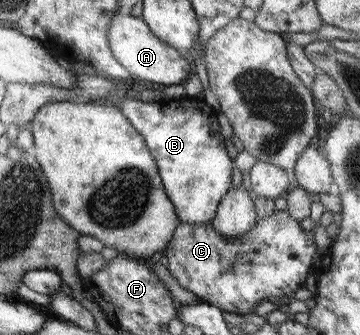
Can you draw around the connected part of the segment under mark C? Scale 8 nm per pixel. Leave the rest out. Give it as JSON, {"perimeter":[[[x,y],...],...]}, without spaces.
{"perimeter":[[[276,210],[268,218],[257,219],[256,226],[242,236],[227,239],[214,230],[212,223],[206,226],[182,224],[175,230],[174,237],[167,246],[168,269],[177,283],[195,294],[202,302],[249,318],[259,303],[270,297],[289,300],[298,289],[304,287],[308,271],[316,264],[319,254],[312,232],[304,231],[300,223],[286,210]]]}

